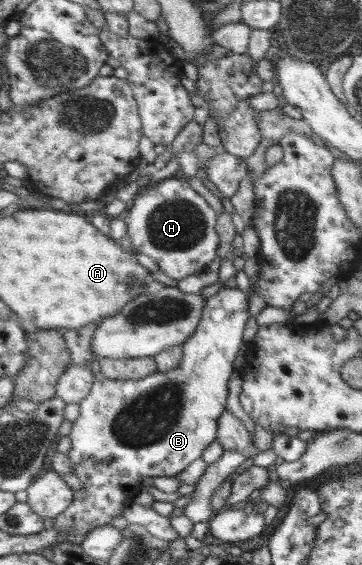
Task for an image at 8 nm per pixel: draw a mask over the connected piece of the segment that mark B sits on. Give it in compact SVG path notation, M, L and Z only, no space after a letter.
M223 287L215 295L207 298L206 305L204 305L204 311L202 311L202 317L200 324L196 327L195 333L182 345L183 347L183 357L181 358L180 364L177 368L166 372L157 372L145 378L132 379L132 380L114 380L108 379L101 375L96 375L93 380L92 388L86 398L79 404L80 405L80 415L78 418L72 422L72 430L70 431L70 443L72 443L72 448L67 454L70 458L70 464L72 465L72 472L82 483L82 488L80 490L74 490L74 498L72 498L72 503L64 512L60 513L59 516L54 518L54 529L58 531L64 531L66 536L64 536L64 542L72 545L81 545L86 537L88 531L92 531L95 527L100 527L100 525L110 525L112 524L112 519L114 517L120 517L122 515L122 509L128 507L128 504L134 502L134 497L137 493L142 490L142 478L143 477L173 477L178 476L182 471L185 471L197 458L201 458L204 449L210 445L214 440L216 440L218 420L220 419L220 414L226 410L227 398L229 394L228 382L232 373L236 370L233 368L234 361L239 355L239 351L243 343L243 332L246 322L250 317L249 308L250 299L241 292L238 287L236 289L228 289Z

